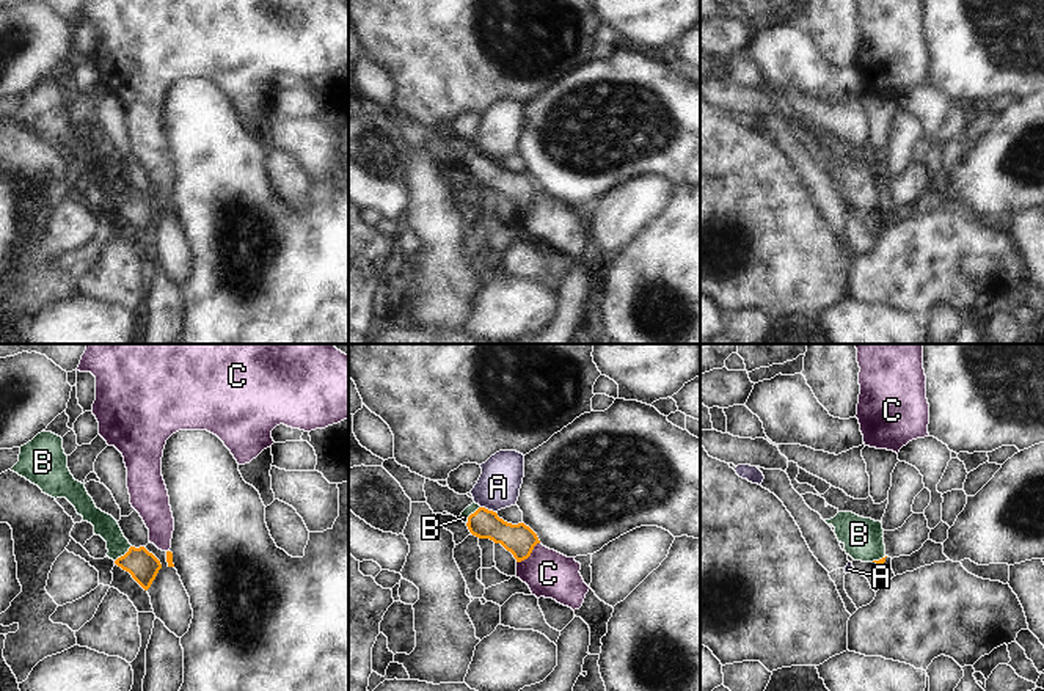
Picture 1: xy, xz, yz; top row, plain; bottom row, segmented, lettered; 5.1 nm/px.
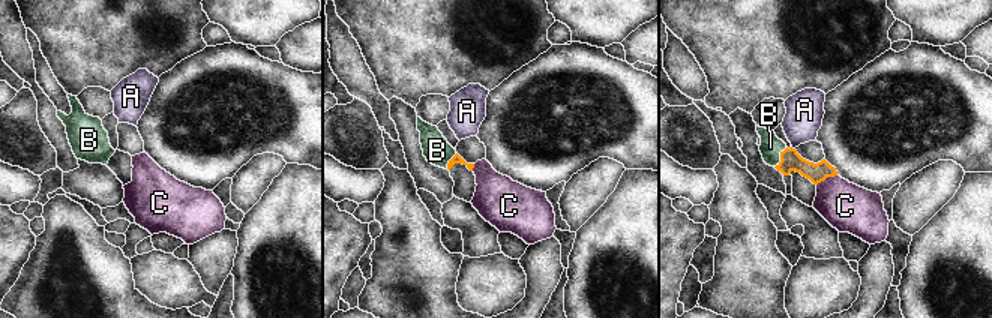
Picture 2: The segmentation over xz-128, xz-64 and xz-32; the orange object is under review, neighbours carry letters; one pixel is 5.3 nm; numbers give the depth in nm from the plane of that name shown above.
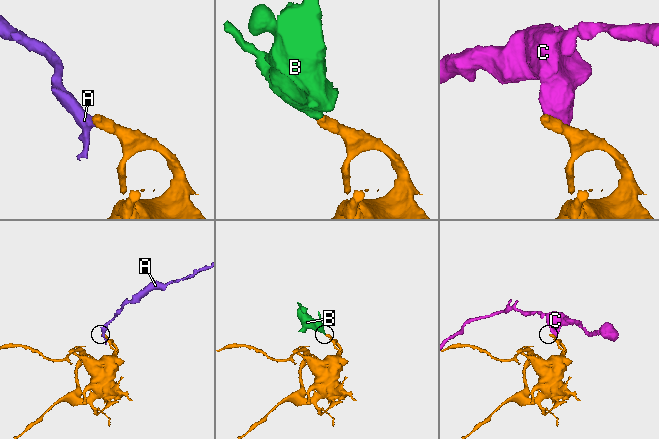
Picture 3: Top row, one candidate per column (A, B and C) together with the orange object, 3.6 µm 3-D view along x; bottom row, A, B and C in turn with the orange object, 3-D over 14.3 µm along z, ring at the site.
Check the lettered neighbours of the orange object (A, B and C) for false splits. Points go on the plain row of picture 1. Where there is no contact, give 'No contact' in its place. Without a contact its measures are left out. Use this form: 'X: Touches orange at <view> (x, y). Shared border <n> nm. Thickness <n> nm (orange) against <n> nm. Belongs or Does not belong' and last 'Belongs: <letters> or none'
A: Touches orange at xz (487, 157). Shared border 90 nm. Thickness 160 nm (orange) against 220 nm. Does not belong
B: Touches orange at xy (124, 203). Shared border 120 nm. Thickness 160 nm (orange) against 120 nm. Belongs
C: Touches orange at xz (529, 203). Shared border 160 nm. Thickness 160 nm (orange) against 240 nm. Does not belong
Belongs: B.

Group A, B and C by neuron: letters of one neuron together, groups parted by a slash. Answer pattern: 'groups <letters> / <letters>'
groups A / B / C

